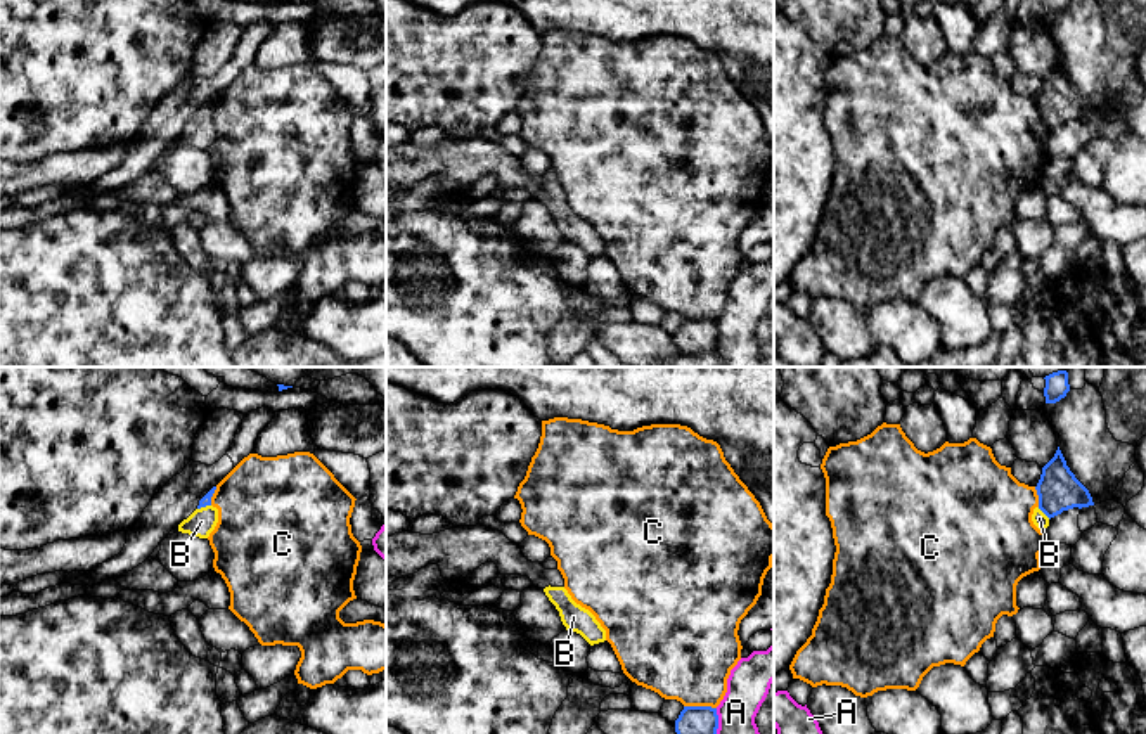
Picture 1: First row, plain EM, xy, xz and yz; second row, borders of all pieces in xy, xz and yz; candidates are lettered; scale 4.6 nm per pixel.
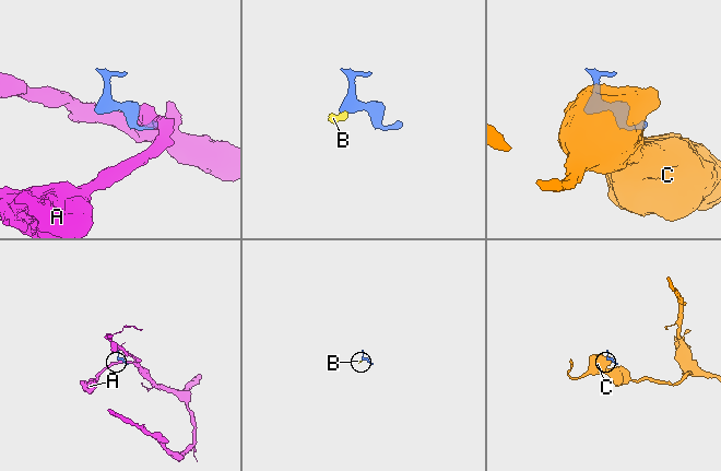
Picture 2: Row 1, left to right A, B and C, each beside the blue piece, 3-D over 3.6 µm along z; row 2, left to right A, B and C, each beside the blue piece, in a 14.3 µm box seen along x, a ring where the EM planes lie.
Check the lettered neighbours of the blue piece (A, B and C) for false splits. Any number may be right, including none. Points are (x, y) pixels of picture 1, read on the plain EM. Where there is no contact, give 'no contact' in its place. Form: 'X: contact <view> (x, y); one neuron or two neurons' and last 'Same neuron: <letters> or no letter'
A: contact xz (717, 334); two neurons
B: contact xy (203, 118); one neuron
C: contact xz (700, 319); two neurons
Same neuron: B

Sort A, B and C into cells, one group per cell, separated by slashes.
A / B / C

